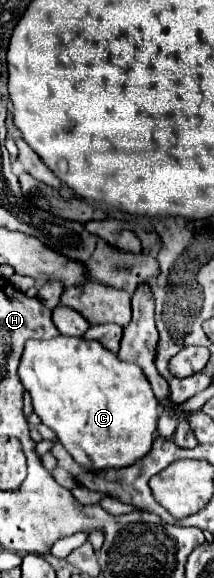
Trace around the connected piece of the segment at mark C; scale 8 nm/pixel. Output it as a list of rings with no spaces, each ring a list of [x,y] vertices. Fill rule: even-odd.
[[[67,336],[27,340],[19,380],[33,398],[35,414],[57,434],[79,466],[121,468],[149,452],[159,418],[151,384],[139,366],[121,362],[97,340]]]

